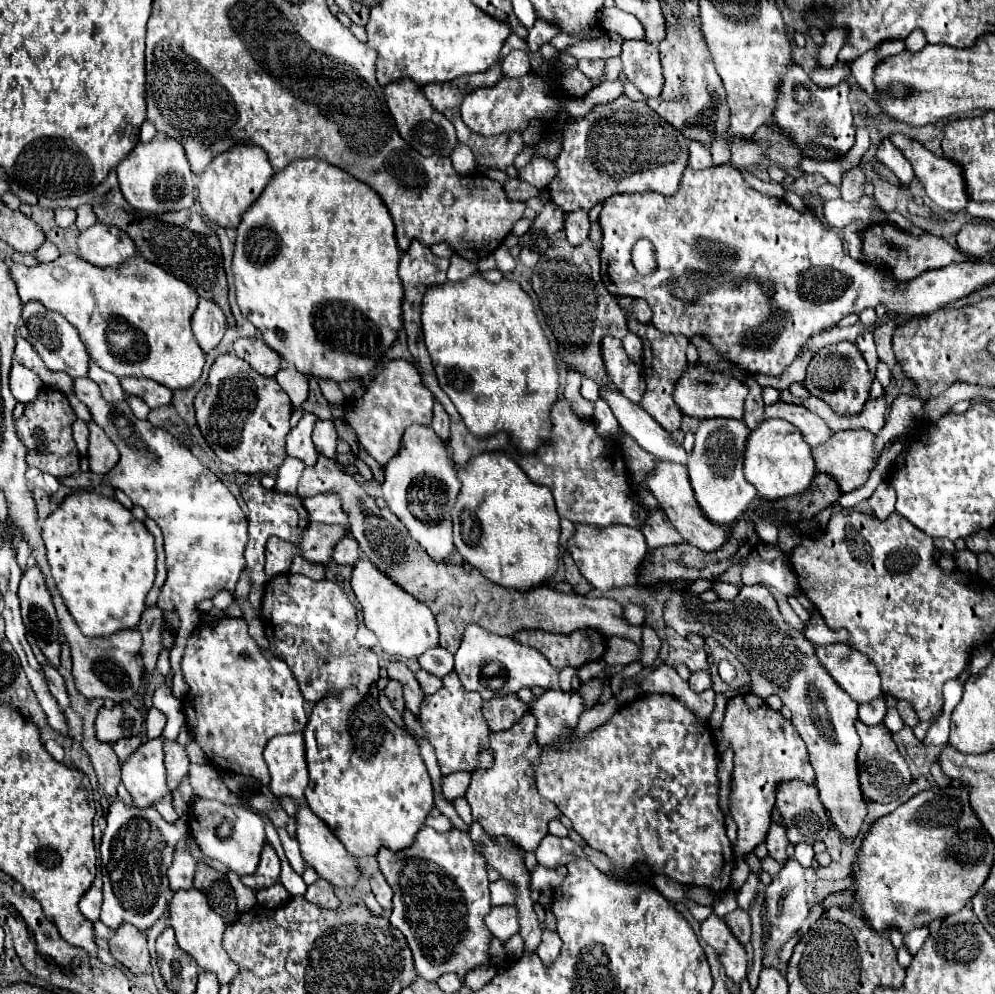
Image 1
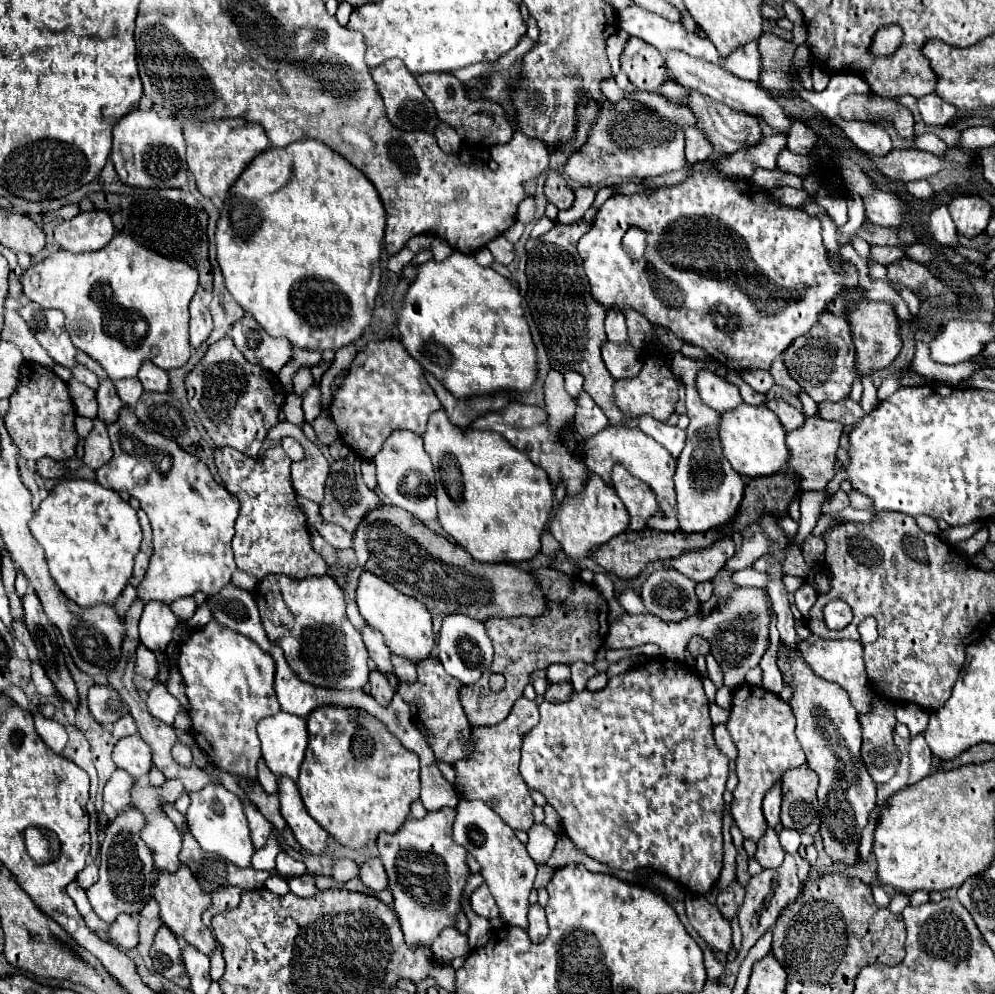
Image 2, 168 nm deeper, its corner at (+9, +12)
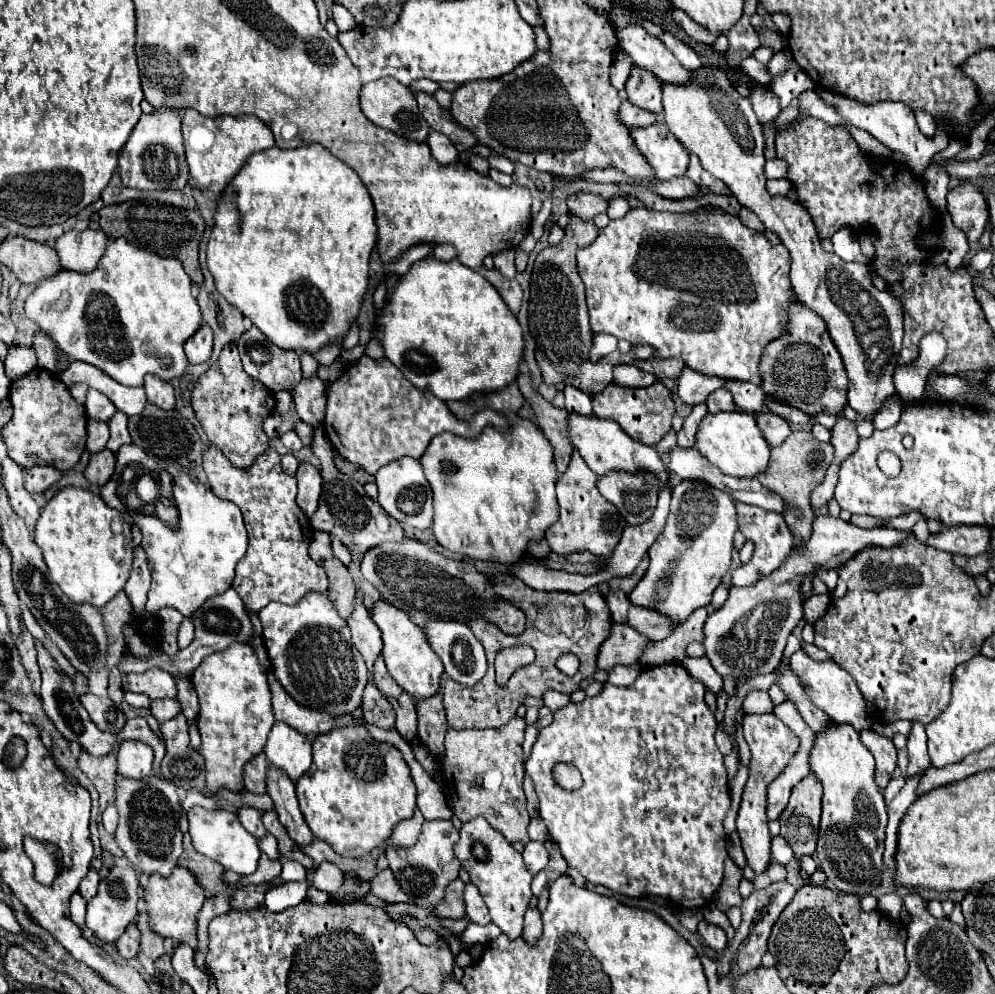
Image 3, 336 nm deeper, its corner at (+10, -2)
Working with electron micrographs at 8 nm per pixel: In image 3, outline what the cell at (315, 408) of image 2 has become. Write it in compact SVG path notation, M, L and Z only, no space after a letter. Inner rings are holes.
M314 375L312 379L302 379L298 387L294 387L292 397L300 419L318 429L324 421L326 411L326 387L318 379L318 375Z

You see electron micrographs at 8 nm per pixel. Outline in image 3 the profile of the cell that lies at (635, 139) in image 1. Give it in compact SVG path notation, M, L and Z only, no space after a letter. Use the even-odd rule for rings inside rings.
M656 123L646 129L630 129L630 137L654 169L658 181L668 181L686 173L688 151L678 143L678 139L674 139L674 135L670 135L670 131L666 131L664 123Z

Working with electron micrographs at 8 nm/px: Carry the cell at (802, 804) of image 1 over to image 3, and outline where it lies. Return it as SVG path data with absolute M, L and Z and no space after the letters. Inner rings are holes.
M808 775L792 789L788 807L780 815L780 835L792 845L796 857L816 851L820 799L822 783L814 775Z

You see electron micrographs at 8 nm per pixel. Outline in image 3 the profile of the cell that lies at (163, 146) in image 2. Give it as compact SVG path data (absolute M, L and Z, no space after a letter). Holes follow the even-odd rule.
M160 109L140 117L118 155L118 173L124 187L140 191L182 191L188 185L180 121L182 117L170 109Z

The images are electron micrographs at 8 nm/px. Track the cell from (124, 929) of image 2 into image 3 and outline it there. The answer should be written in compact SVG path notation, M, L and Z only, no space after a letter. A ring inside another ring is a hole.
M132 923L126 933L116 941L116 949L124 959L132 959L140 953L140 931L138 927Z

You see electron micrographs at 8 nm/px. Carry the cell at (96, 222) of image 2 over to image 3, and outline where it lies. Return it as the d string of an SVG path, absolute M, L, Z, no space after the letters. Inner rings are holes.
M68 231L56 241L56 253L60 257L60 265L68 271L90 273L96 269L108 245L108 237L104 231Z

